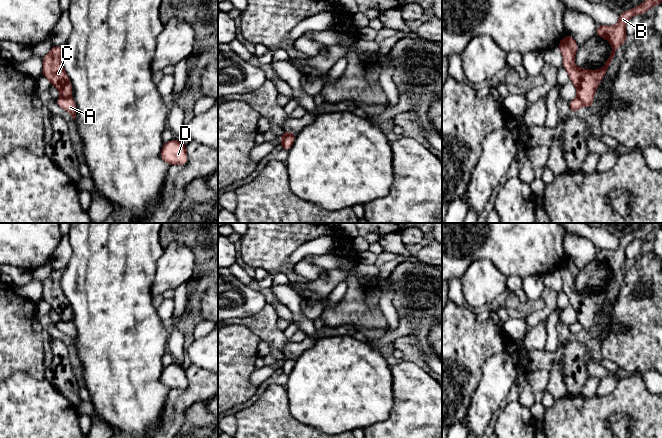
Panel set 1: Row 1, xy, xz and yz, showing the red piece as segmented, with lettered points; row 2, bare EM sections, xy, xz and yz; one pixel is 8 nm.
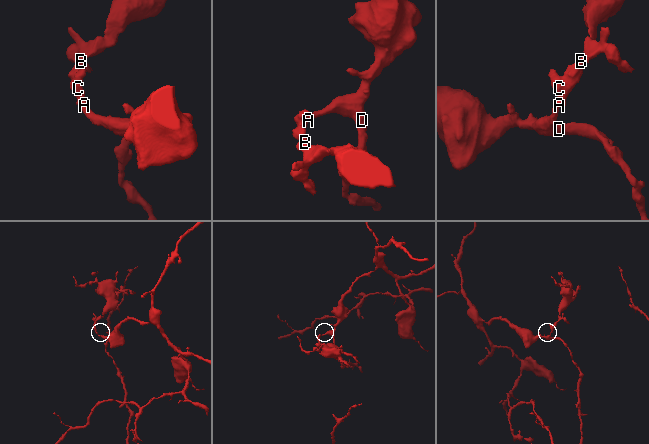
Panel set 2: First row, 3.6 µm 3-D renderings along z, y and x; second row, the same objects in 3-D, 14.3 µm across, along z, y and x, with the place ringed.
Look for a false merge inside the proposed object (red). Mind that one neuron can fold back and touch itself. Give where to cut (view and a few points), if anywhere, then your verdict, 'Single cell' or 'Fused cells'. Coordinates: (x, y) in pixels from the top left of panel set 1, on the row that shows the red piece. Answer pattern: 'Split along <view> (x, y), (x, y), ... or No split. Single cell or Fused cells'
Split along xz (294, 136), (286, 136), (281, 140). Fused cells

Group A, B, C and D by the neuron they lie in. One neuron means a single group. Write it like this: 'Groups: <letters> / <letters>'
Groups: A D / B C

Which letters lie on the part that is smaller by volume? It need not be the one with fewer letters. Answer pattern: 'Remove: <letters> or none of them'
Remove: B, C

